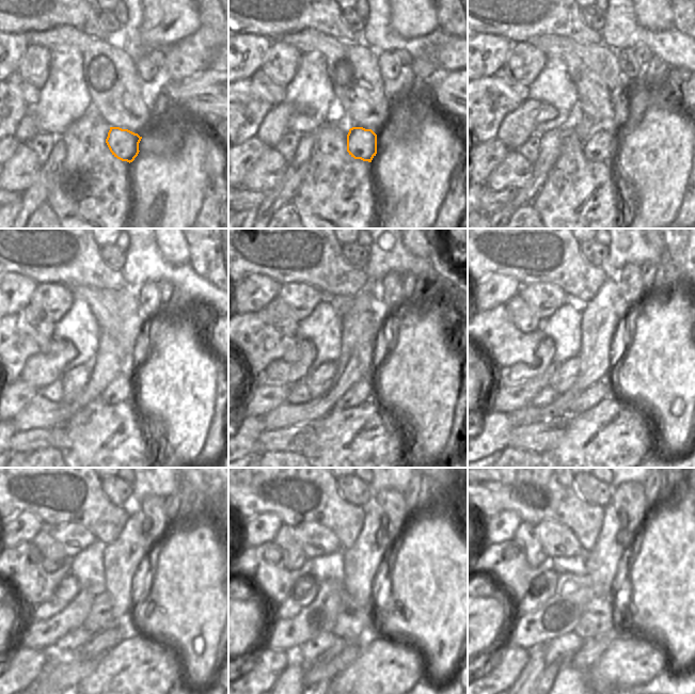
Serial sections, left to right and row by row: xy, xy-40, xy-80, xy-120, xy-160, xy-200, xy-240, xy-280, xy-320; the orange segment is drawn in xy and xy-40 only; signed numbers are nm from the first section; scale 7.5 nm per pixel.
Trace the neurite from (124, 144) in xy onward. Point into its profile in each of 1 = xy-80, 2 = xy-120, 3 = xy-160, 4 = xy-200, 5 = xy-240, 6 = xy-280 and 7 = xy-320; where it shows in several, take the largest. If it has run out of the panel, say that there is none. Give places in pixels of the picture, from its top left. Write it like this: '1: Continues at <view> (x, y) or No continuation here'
1: Continues at xy-80 (601, 146)
2: Continues at xy-120 (123, 388)
3: Continues at xy-160 (361, 391)
4: Continues at xy-200 (596, 393)
5: Continues at xy-240 (100, 643)
6: Continues at xy-280 (340, 644)
7: Continues at xy-320 (549, 674).

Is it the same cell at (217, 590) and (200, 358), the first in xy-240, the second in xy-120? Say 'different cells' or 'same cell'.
same cell

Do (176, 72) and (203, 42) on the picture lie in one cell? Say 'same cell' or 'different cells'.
same cell

